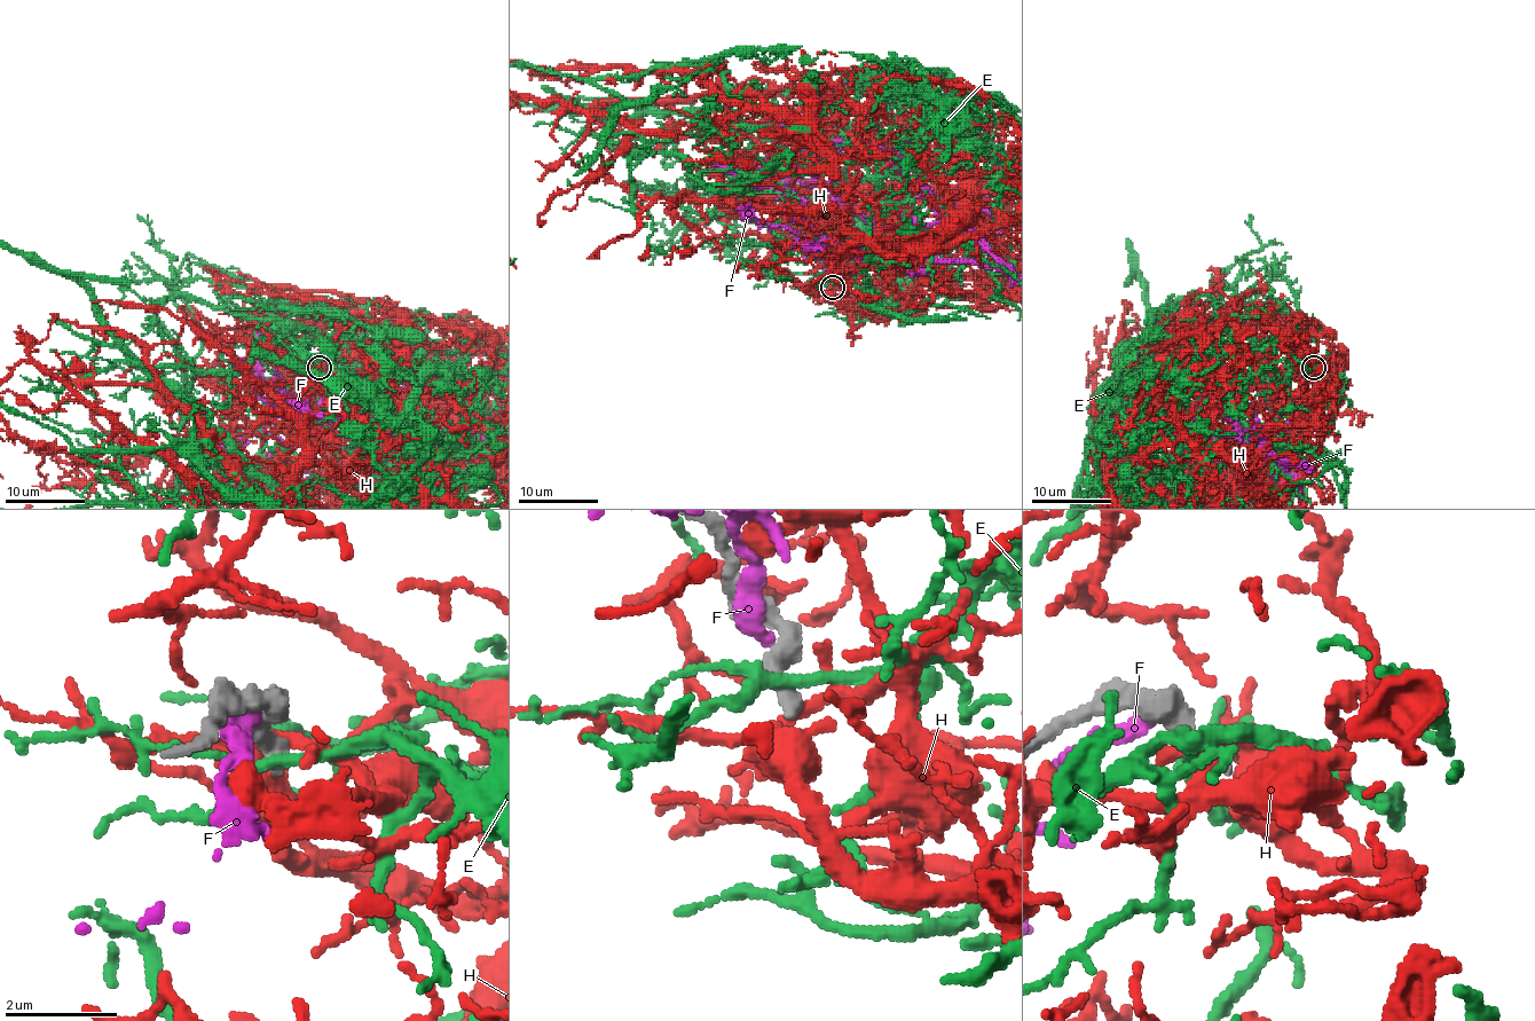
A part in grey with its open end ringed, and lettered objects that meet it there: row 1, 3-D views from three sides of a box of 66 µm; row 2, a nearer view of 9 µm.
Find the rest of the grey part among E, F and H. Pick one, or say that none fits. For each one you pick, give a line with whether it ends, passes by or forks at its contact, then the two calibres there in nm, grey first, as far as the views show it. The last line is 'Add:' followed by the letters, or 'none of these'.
Add: none of these

